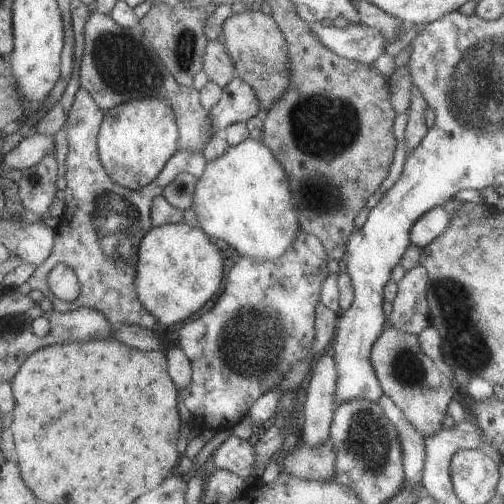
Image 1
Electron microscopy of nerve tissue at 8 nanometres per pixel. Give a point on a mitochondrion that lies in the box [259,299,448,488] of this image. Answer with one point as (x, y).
(369, 439)

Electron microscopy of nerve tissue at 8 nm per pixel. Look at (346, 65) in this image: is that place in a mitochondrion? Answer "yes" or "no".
no

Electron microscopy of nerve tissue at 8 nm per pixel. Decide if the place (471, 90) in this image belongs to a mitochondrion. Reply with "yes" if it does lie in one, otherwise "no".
yes

